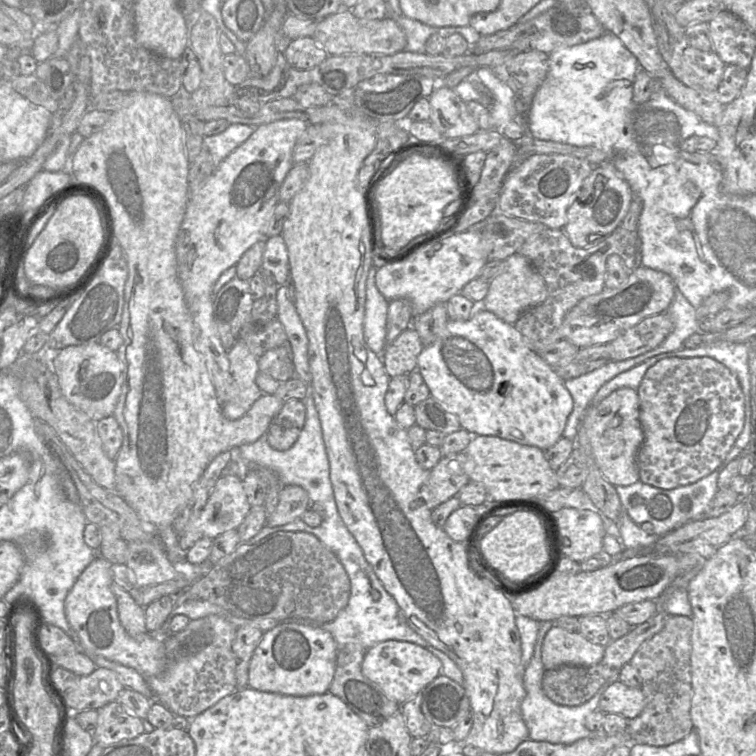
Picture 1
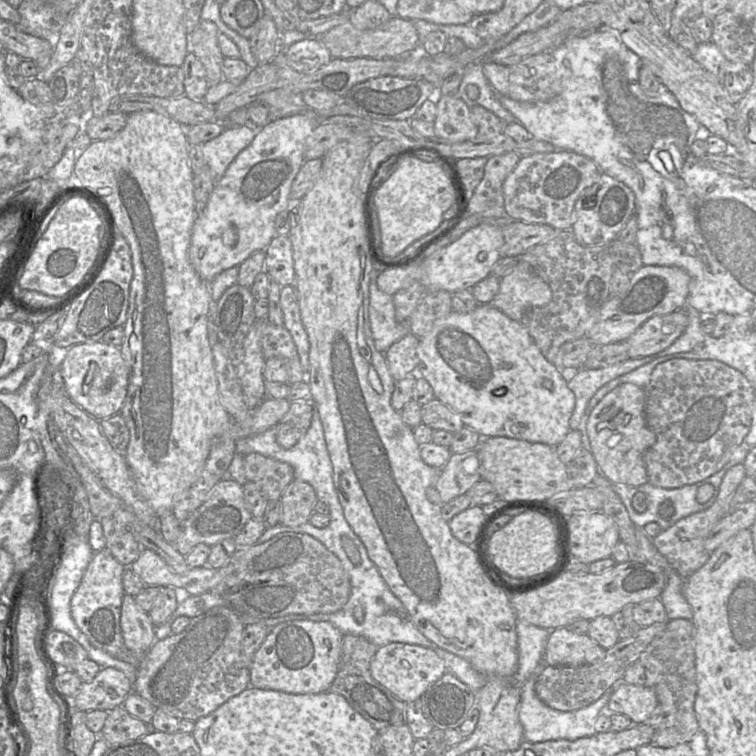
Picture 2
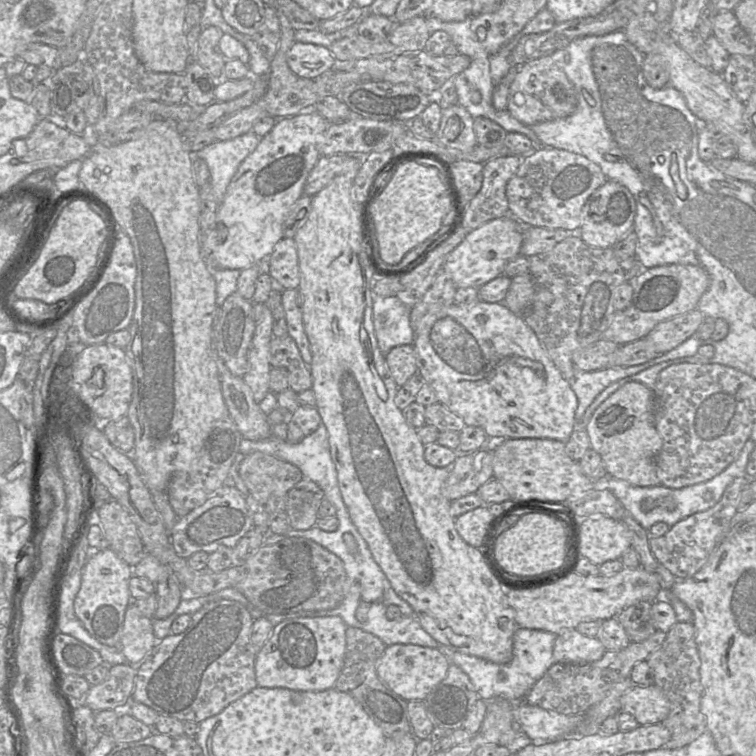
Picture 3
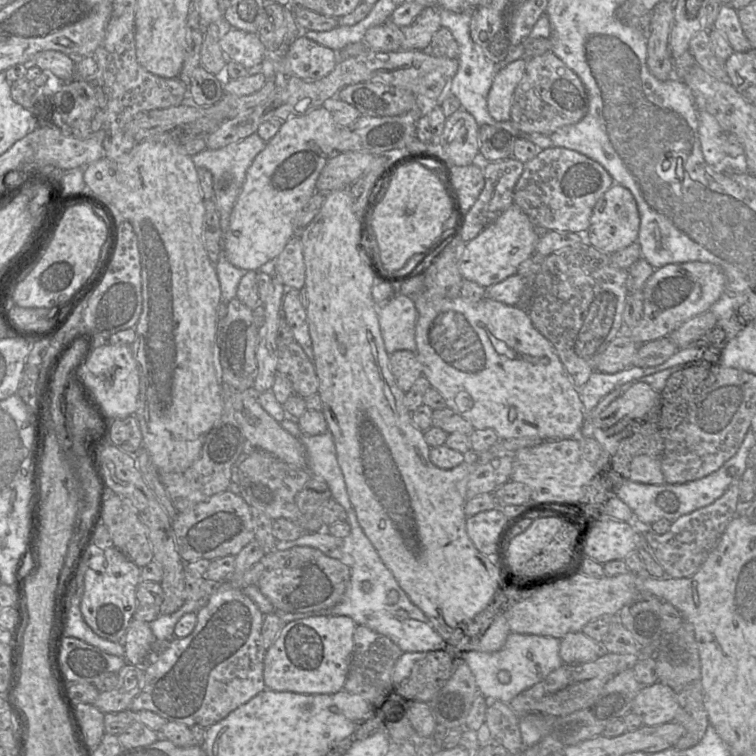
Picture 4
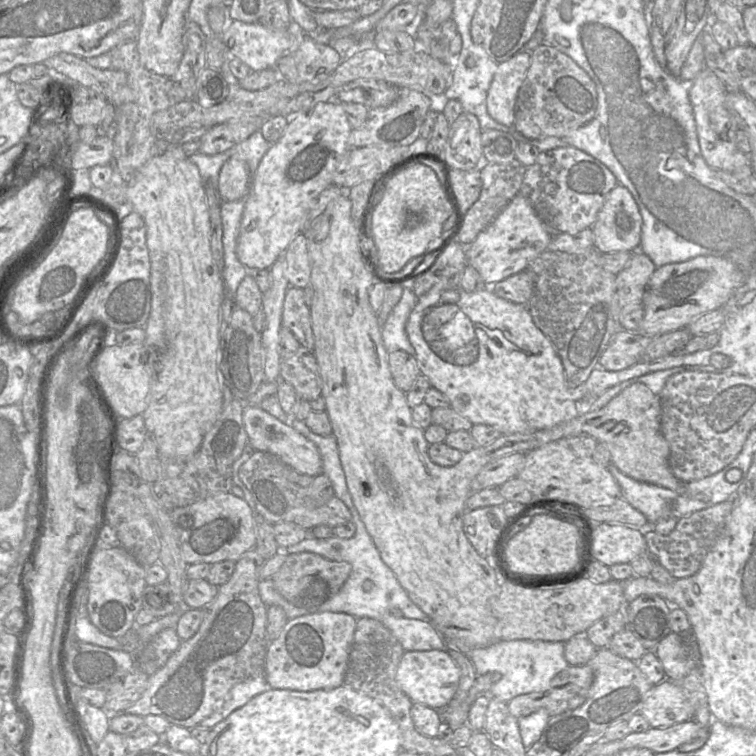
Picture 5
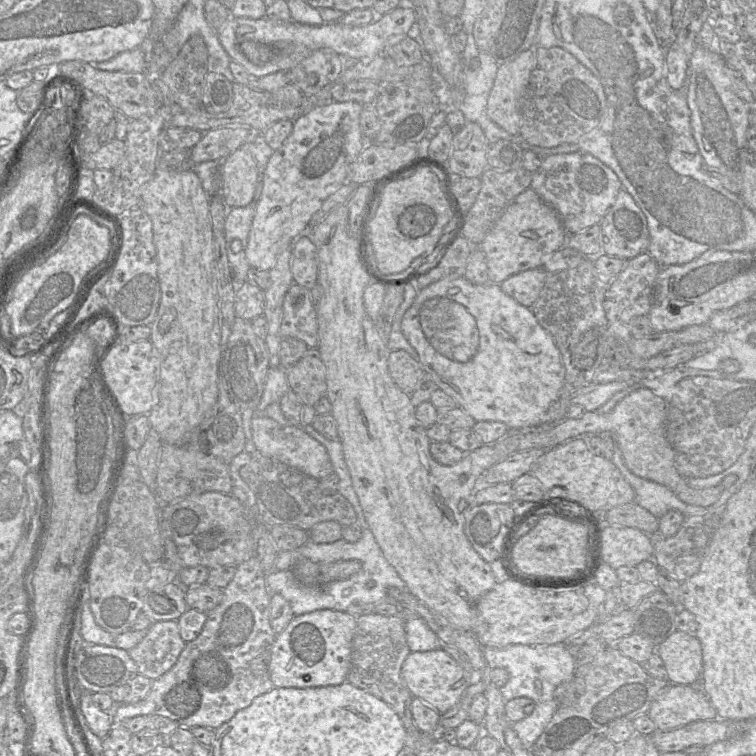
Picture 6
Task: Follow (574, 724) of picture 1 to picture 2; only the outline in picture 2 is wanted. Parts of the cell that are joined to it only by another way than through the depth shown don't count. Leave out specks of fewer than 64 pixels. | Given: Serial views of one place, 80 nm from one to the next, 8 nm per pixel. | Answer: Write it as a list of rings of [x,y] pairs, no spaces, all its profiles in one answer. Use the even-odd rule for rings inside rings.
[[[539,670],[533,673],[520,688],[520,702],[518,704],[518,717],[523,727],[523,740],[530,743],[539,743],[552,740],[574,741],[579,738],[595,734],[595,721],[597,717],[606,712],[606,707],[611,694],[619,683],[613,684],[603,695],[589,706],[569,712],[562,712],[545,705],[535,693],[535,683],[539,676]]]

